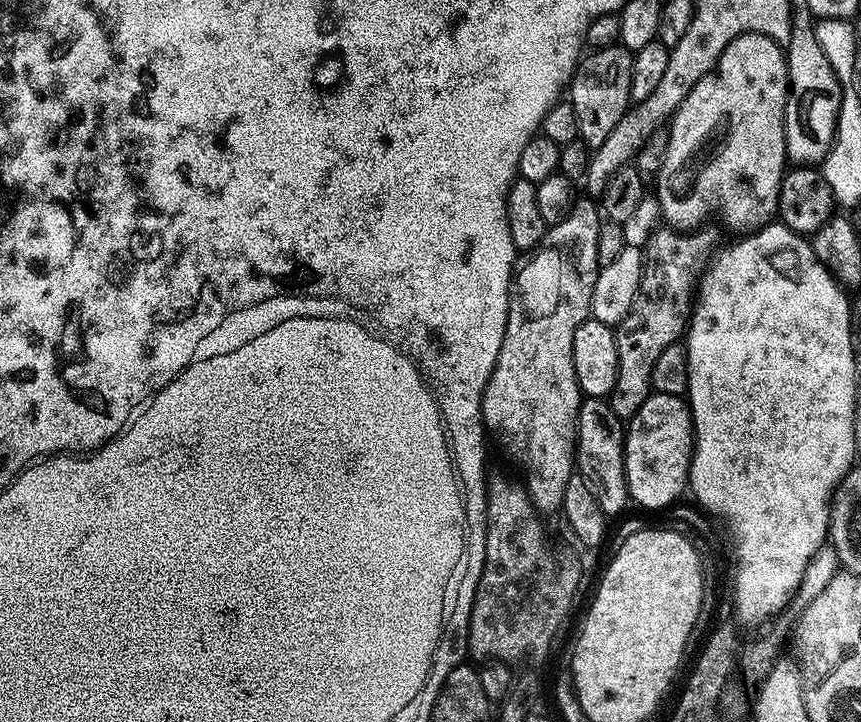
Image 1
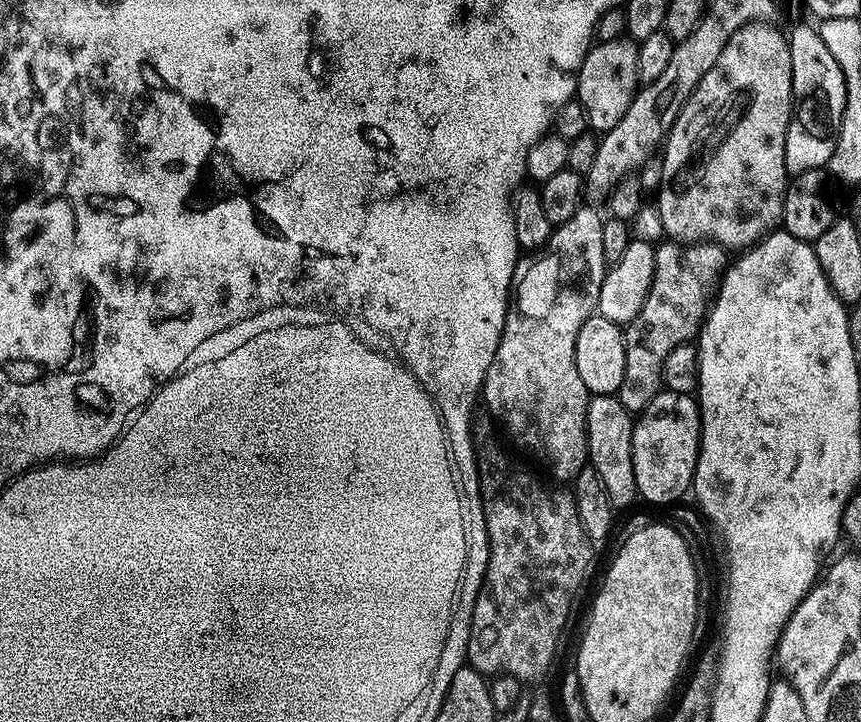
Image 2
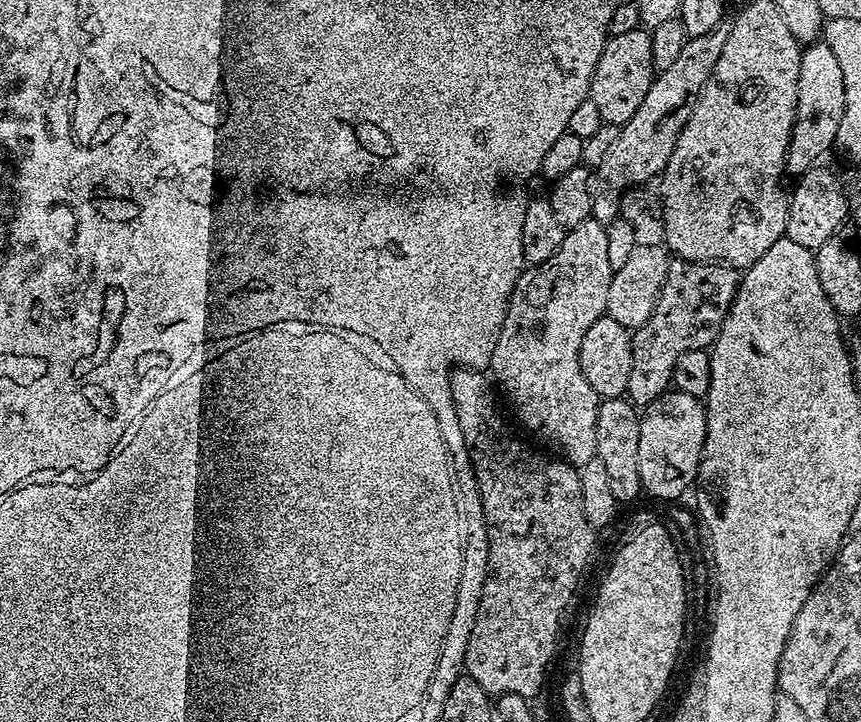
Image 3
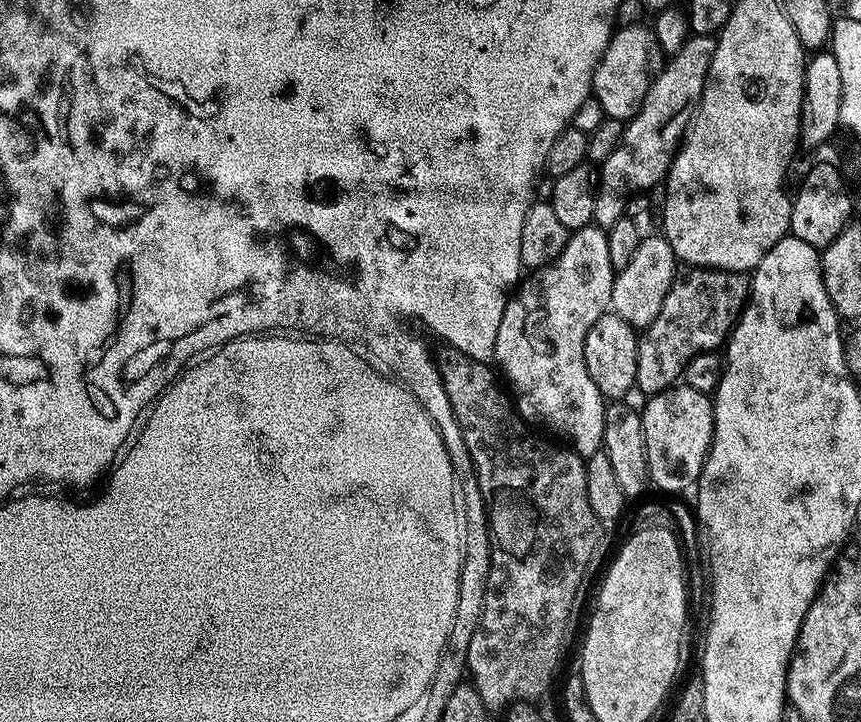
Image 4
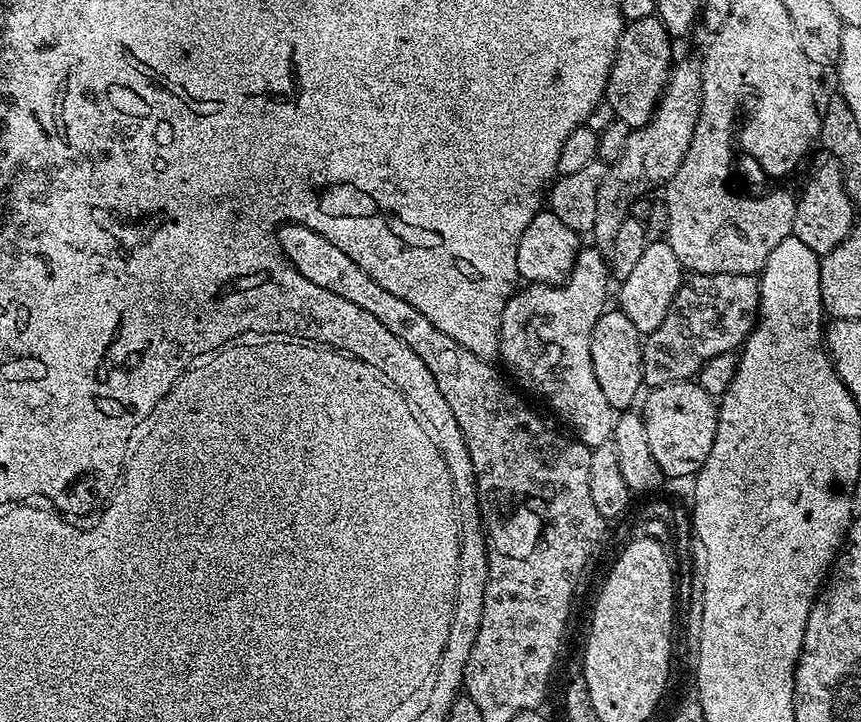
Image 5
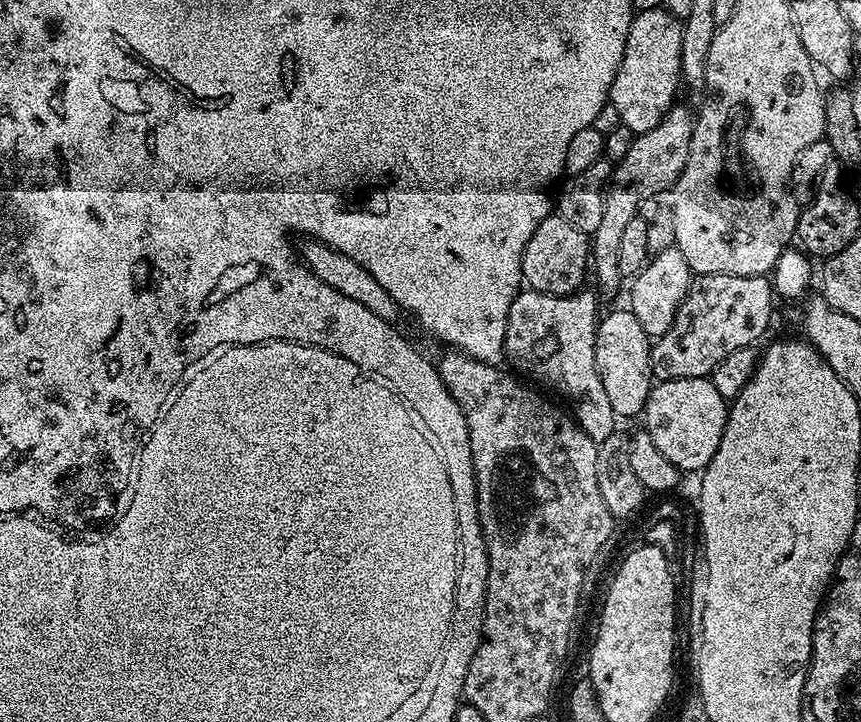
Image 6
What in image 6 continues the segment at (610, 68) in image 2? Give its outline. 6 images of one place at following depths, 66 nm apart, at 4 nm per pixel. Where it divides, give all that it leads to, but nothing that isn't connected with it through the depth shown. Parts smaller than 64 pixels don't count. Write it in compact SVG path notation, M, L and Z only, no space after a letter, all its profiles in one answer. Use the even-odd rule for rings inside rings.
M655 8L654 10L642 10L636 12L630 22L630 30L626 34L626 50L622 54L622 62L618 66L618 74L614 74L614 82L610 86L608 99L617 108L620 123L624 124L634 134L654 130L662 118L677 103L676 91L681 91L682 77L682 30L683 23L675 16L669 14L667 8Z

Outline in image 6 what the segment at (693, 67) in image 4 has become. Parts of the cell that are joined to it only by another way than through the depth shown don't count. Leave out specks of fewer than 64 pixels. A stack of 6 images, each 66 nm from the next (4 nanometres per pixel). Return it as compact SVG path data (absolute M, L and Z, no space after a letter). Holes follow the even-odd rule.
M673 104L666 118L662 118L654 130L646 130L633 139L630 150L626 150L626 158L615 161L604 193L604 209L598 230L590 233L590 268L594 280L596 276L595 287L601 293L612 292L622 283L618 270L619 244L626 225L638 216L641 201L651 196L659 197L660 192L667 193L671 190L686 166L686 158L690 158L694 112L693 109L683 108L682 104Z

